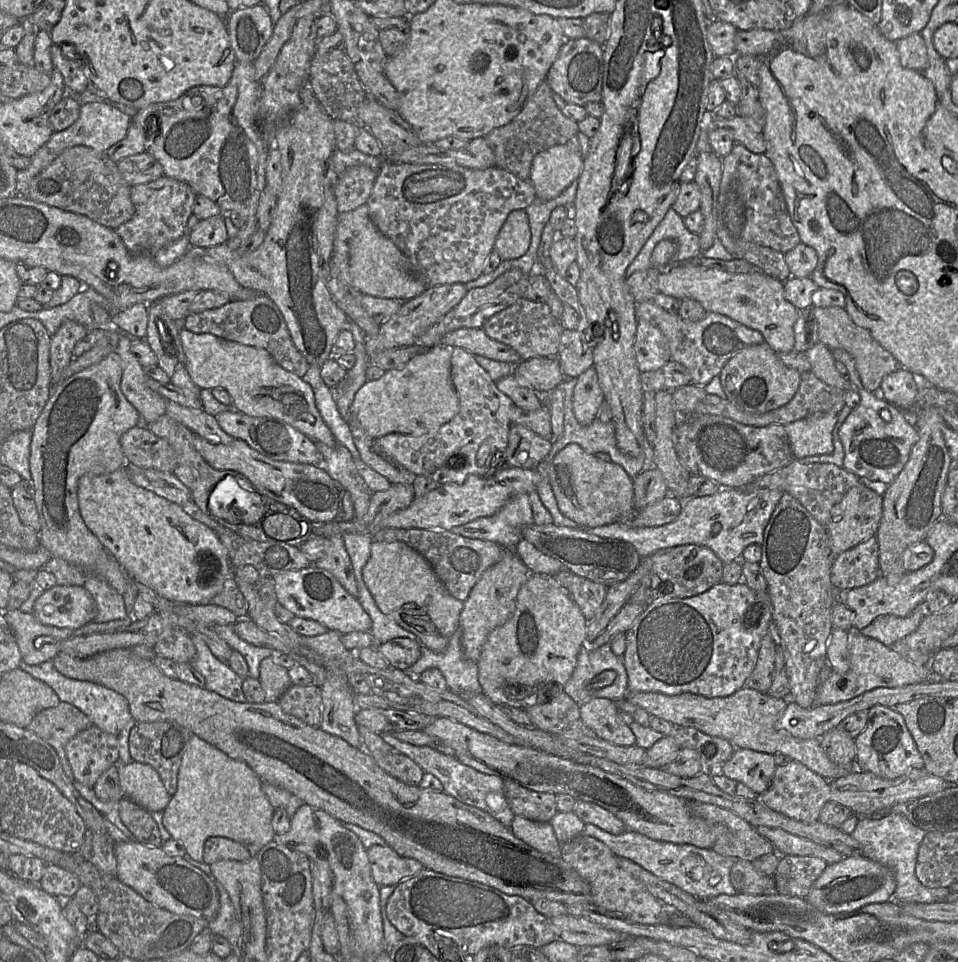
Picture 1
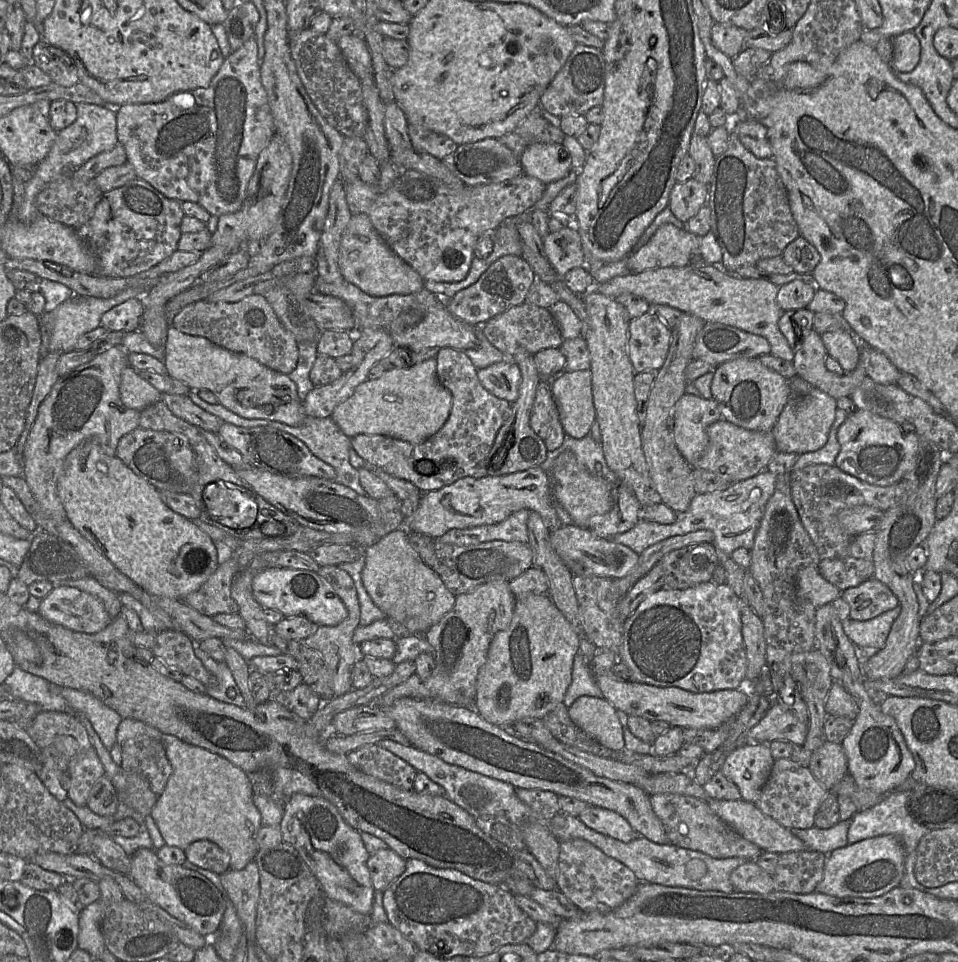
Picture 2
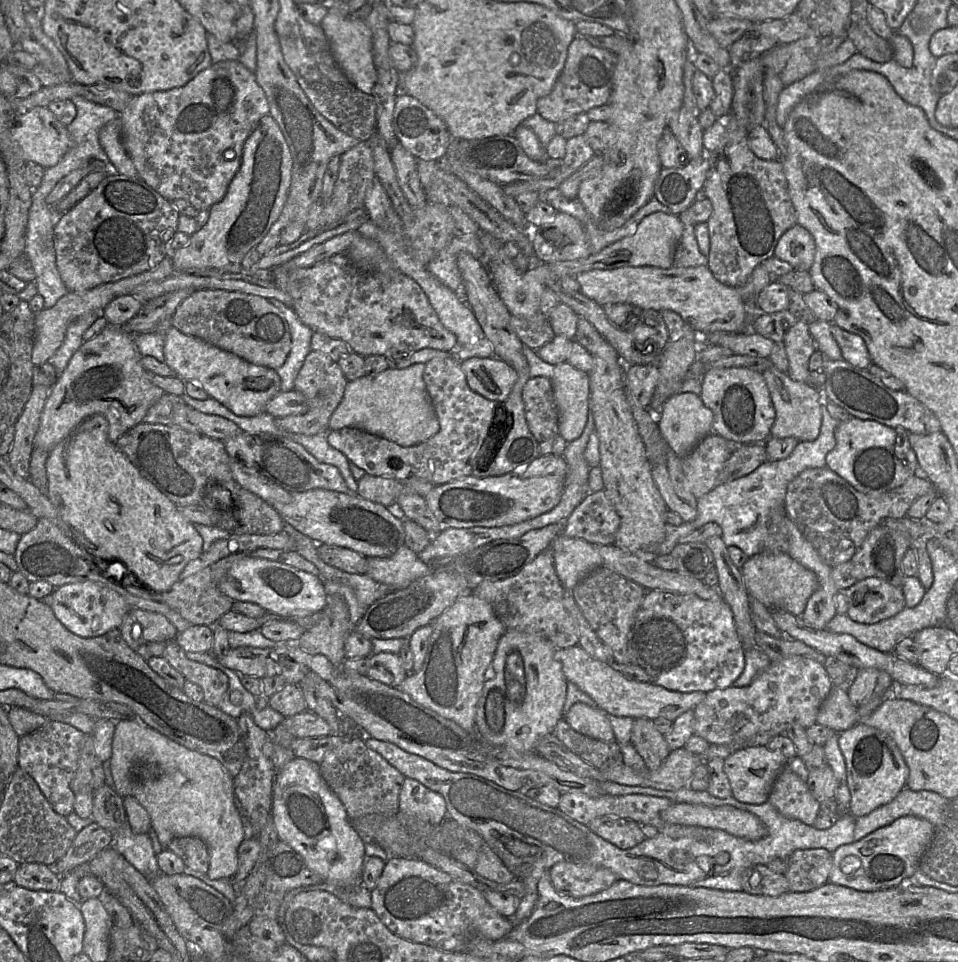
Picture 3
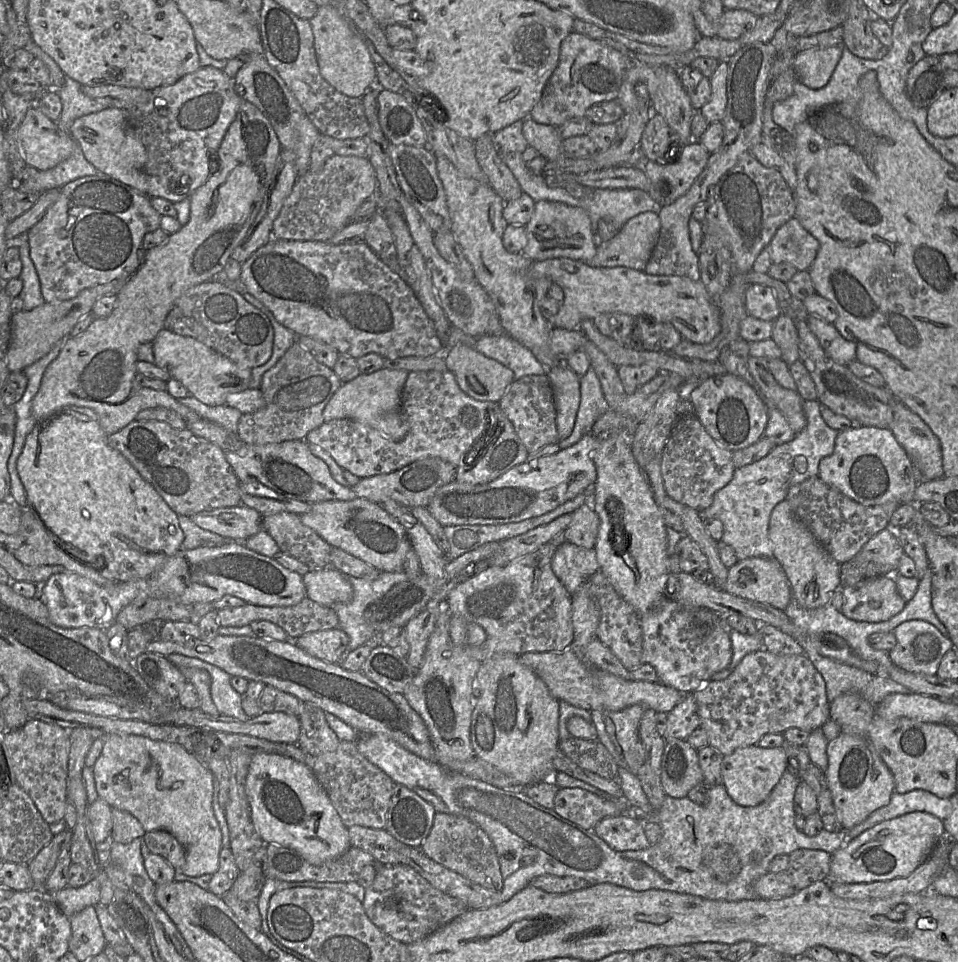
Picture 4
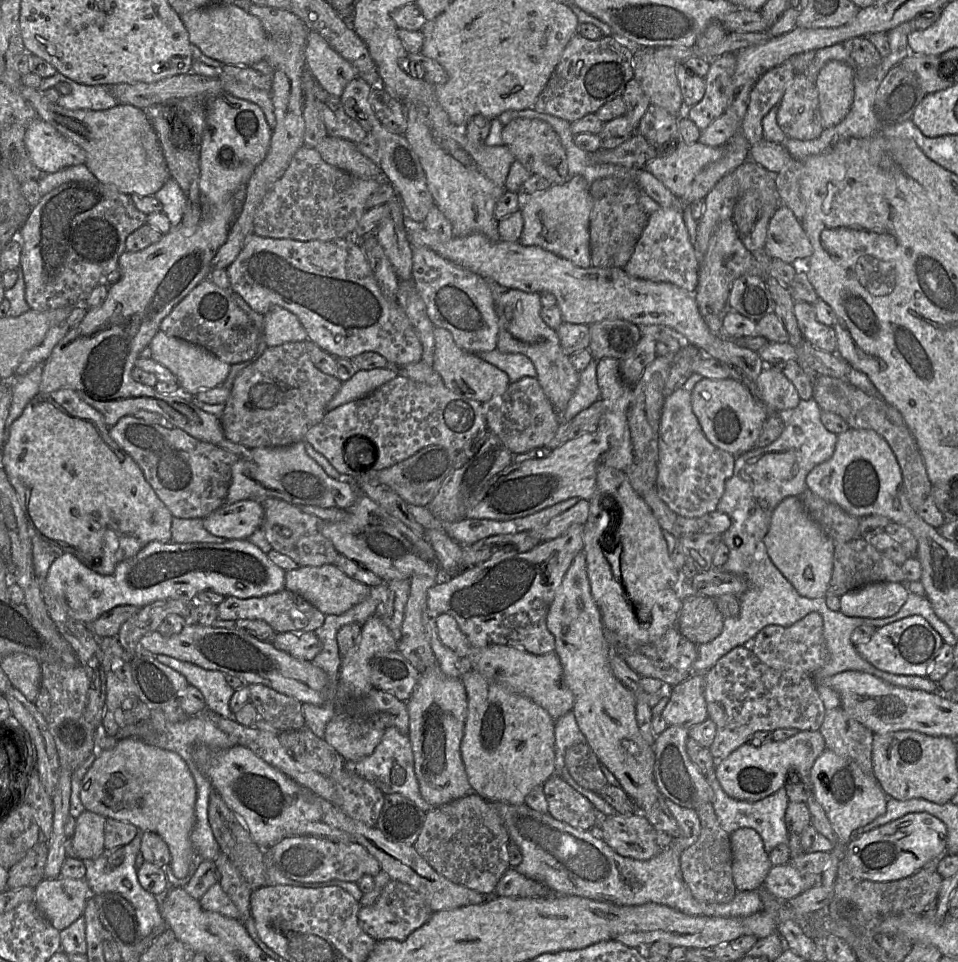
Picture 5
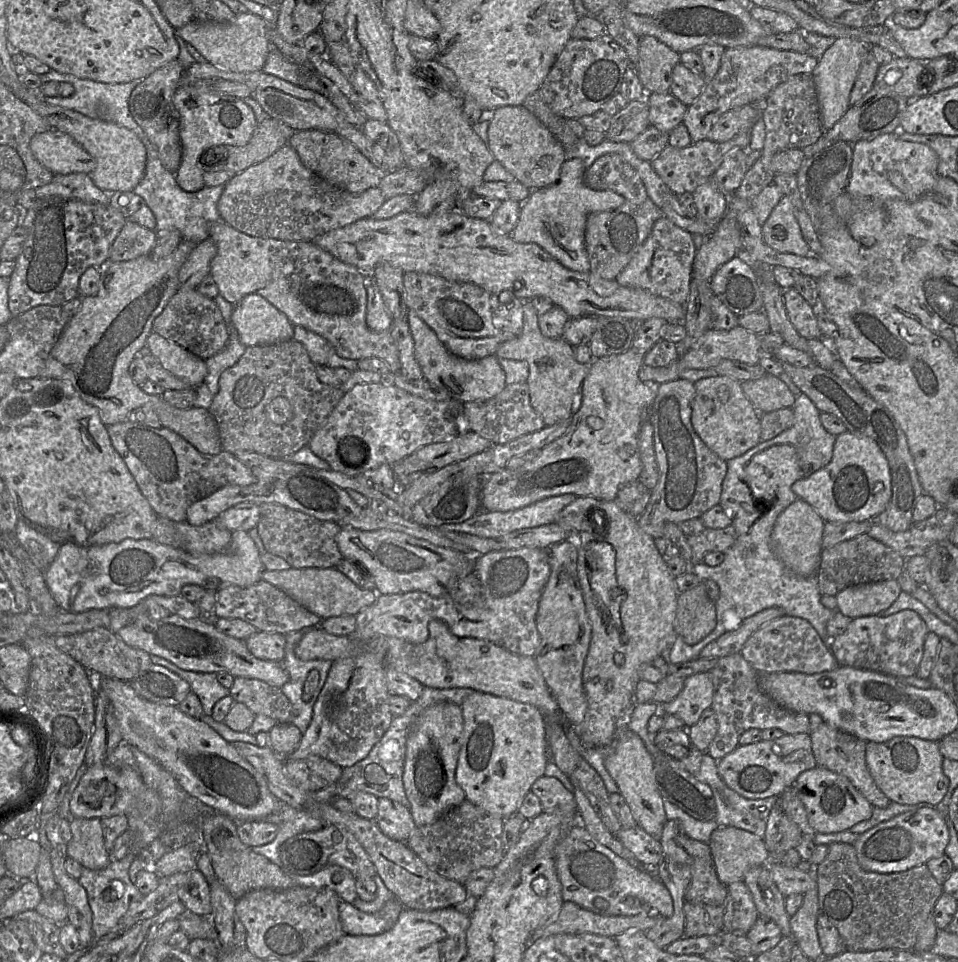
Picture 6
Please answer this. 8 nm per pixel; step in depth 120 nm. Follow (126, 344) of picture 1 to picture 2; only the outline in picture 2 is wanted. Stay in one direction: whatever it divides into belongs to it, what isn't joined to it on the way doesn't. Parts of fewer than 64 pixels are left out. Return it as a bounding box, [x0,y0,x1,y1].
[119,365,162,412]

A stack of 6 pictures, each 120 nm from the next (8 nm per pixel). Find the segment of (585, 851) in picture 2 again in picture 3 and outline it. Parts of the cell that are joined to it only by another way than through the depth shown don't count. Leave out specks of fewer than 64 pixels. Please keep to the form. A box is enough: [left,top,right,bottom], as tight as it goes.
[548,862,619,898]

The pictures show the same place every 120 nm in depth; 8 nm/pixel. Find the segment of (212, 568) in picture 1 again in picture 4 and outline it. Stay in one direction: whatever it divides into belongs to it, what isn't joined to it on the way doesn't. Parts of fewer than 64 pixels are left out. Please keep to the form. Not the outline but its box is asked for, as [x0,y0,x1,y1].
[16,406,184,581]

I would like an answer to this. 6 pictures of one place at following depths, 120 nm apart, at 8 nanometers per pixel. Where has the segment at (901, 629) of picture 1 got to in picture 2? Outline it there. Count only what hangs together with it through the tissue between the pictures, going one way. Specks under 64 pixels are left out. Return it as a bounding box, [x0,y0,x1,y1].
[842,604,900,653]

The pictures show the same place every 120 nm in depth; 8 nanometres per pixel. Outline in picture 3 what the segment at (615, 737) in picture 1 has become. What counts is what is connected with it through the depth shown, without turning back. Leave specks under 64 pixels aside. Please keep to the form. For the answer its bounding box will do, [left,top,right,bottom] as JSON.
[563,703,615,742]

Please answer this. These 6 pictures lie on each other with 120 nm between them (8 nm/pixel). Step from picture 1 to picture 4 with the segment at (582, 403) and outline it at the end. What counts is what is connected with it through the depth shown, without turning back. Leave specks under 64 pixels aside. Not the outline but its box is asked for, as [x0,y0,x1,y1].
[547,363,580,441]

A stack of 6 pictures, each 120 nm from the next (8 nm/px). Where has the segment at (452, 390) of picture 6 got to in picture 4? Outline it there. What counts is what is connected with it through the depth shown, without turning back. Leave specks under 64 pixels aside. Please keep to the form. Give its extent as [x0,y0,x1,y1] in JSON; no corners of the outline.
[445,344,516,402]

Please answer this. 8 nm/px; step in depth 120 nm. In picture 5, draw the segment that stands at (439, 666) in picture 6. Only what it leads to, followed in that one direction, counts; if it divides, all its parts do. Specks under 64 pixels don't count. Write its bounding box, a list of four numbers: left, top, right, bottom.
[436,614,574,721]

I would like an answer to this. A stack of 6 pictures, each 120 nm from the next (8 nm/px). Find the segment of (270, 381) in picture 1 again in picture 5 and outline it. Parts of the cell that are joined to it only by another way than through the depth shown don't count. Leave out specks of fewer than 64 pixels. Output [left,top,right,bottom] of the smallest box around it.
[149,331,230,396]

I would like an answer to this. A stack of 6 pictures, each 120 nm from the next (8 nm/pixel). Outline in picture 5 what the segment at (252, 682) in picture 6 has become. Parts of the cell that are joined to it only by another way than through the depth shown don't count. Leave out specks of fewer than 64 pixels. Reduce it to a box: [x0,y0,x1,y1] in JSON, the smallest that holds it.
[249,684,305,731]

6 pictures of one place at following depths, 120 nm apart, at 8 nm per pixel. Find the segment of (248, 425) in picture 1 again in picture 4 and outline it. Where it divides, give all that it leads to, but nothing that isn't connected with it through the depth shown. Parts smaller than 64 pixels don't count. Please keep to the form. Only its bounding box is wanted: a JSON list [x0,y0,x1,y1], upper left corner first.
[225,439,357,504]

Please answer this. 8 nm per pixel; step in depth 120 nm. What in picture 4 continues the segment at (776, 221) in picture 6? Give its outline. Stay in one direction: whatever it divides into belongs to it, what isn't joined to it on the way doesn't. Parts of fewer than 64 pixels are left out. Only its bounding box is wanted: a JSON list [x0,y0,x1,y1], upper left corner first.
[768,217,819,271]

